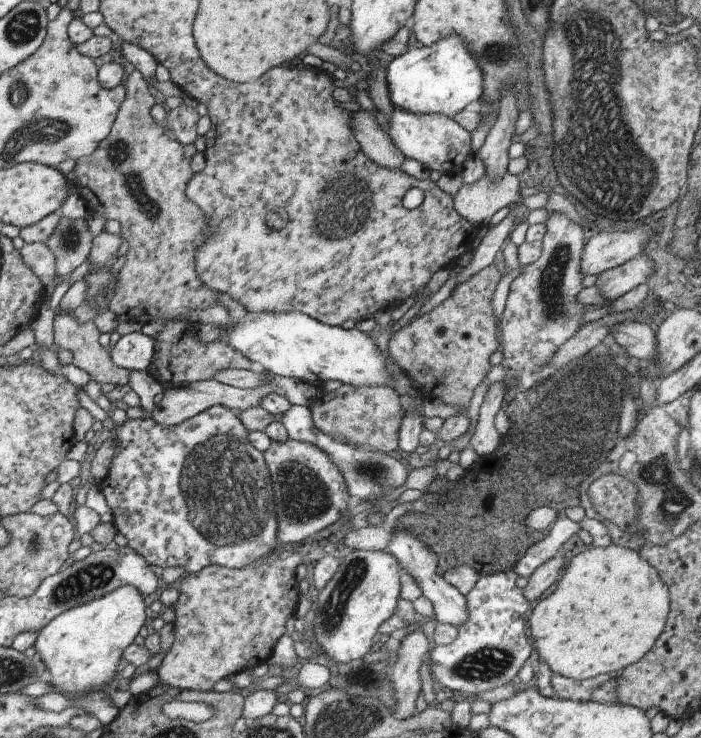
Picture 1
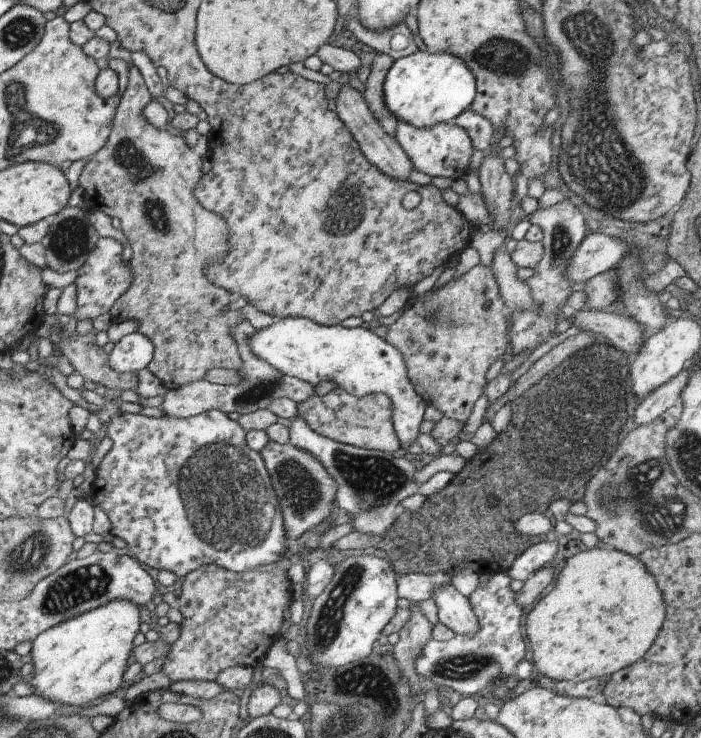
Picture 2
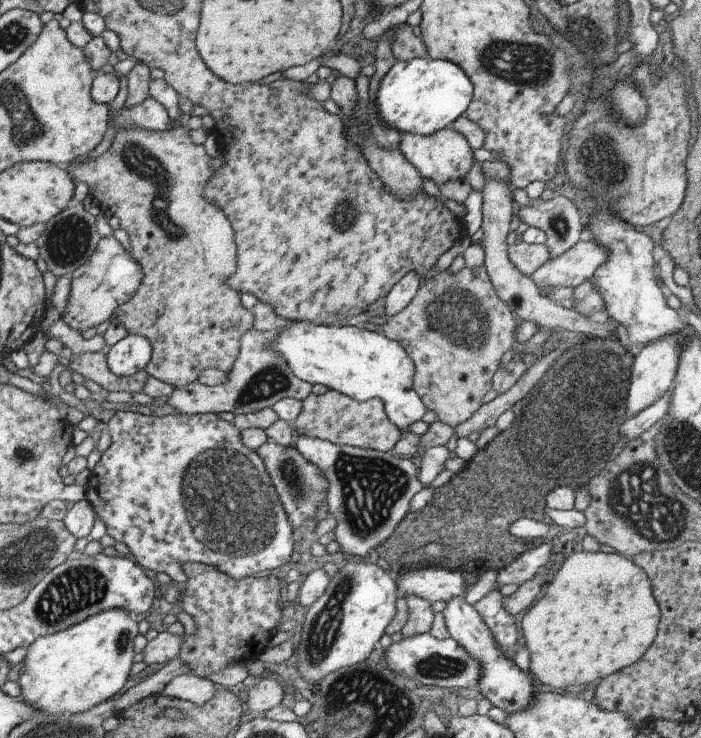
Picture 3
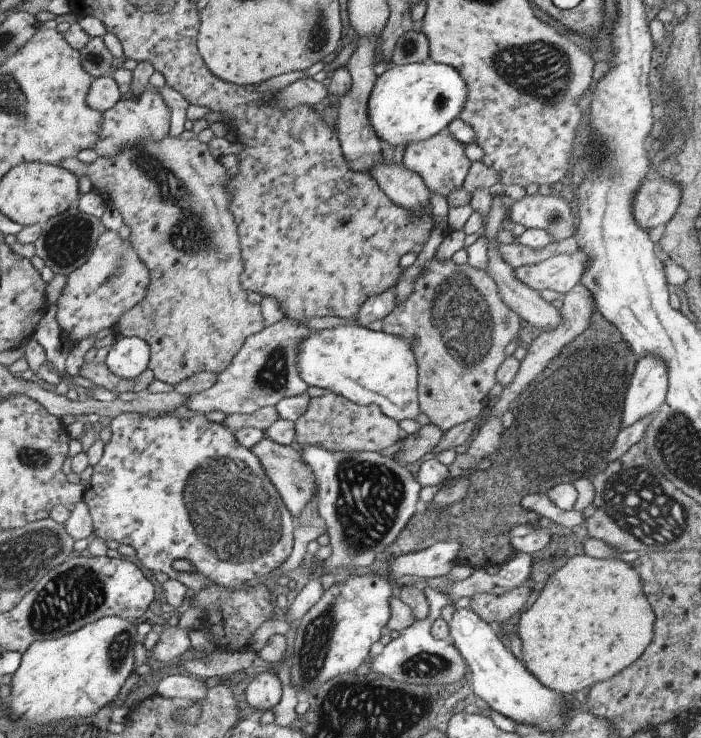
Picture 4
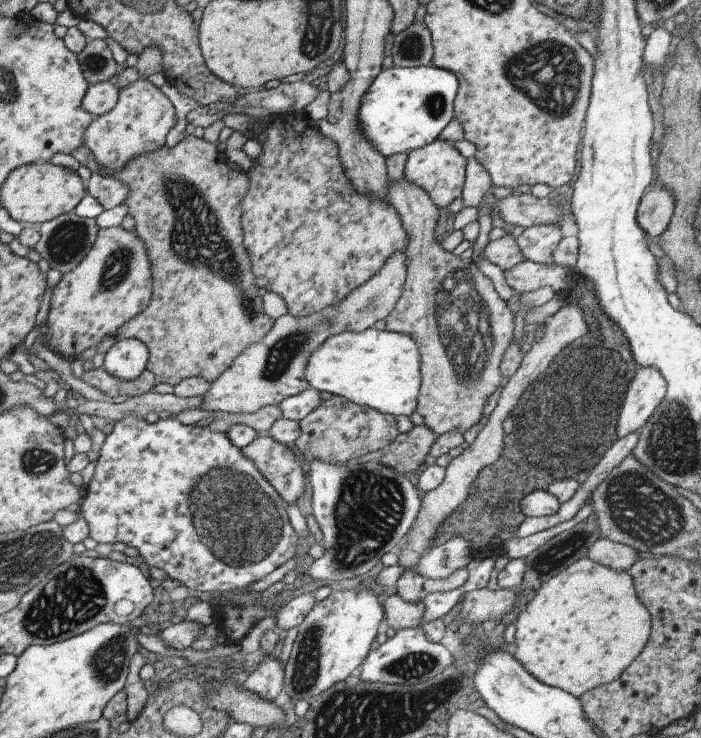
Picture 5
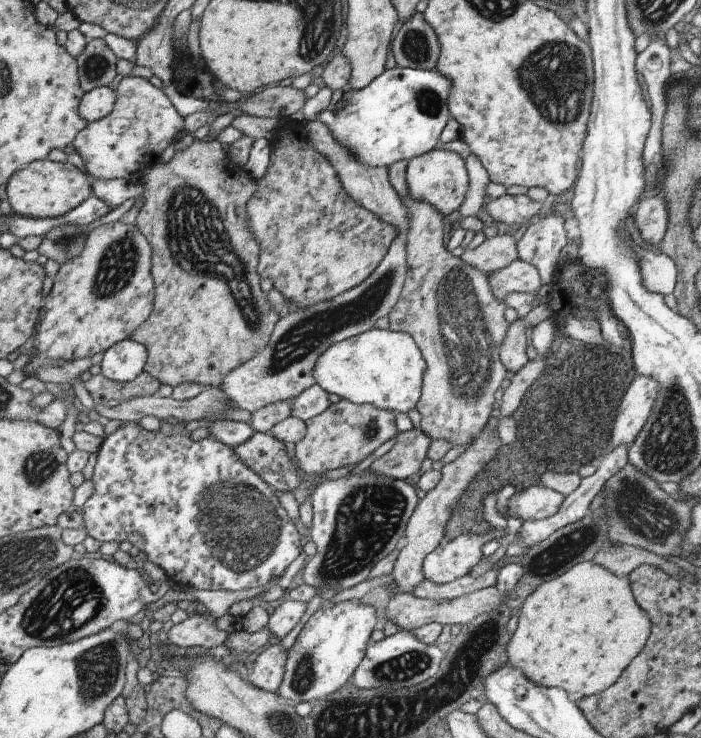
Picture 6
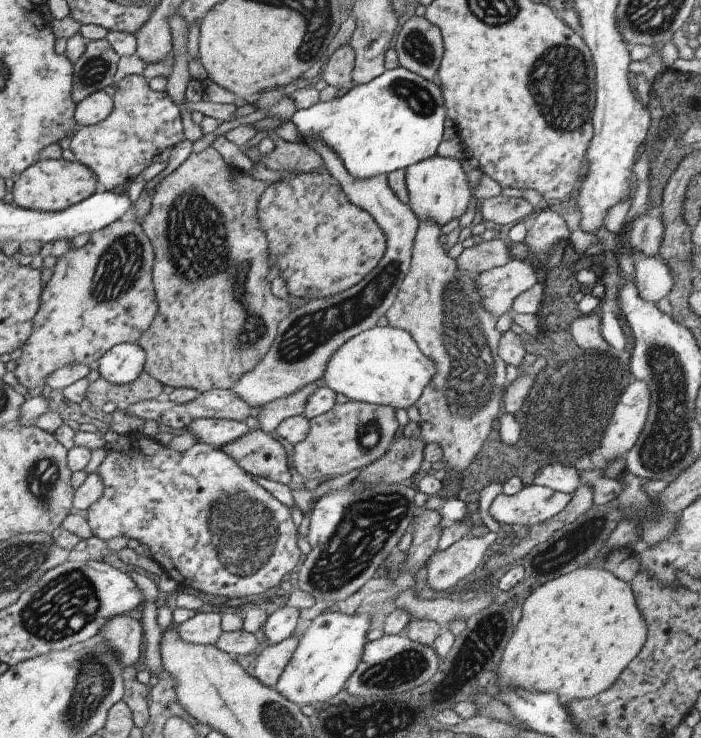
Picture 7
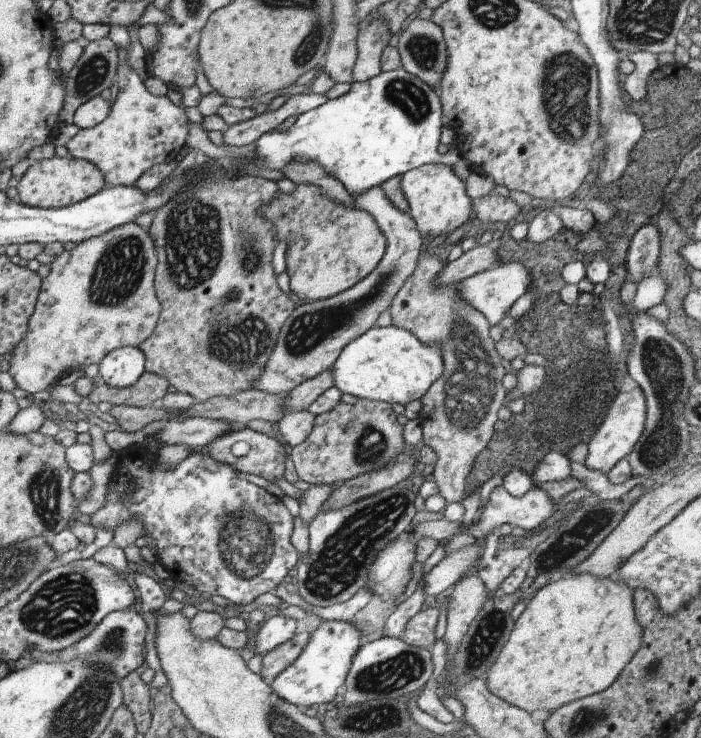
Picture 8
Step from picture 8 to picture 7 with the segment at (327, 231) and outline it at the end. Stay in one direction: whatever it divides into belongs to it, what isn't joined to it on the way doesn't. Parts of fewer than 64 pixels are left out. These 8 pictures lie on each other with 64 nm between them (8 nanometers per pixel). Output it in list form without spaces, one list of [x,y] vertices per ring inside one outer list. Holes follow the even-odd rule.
[[[326,166],[311,174],[286,173],[279,183],[269,184],[255,206],[259,228],[267,238],[267,262],[277,268],[287,294],[303,300],[323,299],[357,284],[379,264],[386,248],[385,234],[365,210],[347,200],[338,182],[329,176]]]

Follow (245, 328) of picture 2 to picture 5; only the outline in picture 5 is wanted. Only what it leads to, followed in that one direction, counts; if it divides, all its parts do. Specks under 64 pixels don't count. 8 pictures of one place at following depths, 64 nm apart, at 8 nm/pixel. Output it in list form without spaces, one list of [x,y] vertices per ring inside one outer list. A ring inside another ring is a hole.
[[[395,252],[391,254],[385,261],[385,264],[377,270],[375,274],[367,282],[363,282],[361,286],[357,286],[355,290],[347,294],[345,298],[341,298],[341,302],[337,302],[337,306],[325,306],[323,310],[305,314],[305,316],[292,316],[287,313],[278,317],[273,321],[269,332],[263,336],[259,342],[253,342],[249,346],[245,346],[245,350],[233,360],[233,364],[229,366],[225,372],[221,372],[221,376],[217,380],[210,382],[209,389],[203,396],[203,402],[199,409],[209,411],[219,410],[224,413],[254,413],[261,407],[267,405],[278,405],[285,398],[295,396],[302,390],[309,387],[305,380],[305,364],[307,358],[311,356],[312,350],[322,342],[325,342],[329,336],[341,334],[341,332],[361,332],[369,329],[377,320],[383,320],[393,310],[394,304],[397,302],[403,288],[406,278],[406,265],[403,264],[404,252]]]

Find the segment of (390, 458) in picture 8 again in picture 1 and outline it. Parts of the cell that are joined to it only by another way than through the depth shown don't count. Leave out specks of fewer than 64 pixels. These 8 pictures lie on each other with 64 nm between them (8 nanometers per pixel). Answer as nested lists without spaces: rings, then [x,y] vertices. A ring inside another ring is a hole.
[[[340,385],[332,392],[320,392],[308,407],[314,428],[332,439],[355,447],[375,449],[383,453],[398,452],[399,422],[403,418],[405,404],[391,388],[351,388]]]

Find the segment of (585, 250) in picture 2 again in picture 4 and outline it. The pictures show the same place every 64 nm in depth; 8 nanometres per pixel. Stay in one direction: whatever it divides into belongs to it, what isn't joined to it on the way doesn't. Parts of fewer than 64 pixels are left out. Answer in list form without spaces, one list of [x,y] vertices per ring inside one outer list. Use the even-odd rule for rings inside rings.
[[[577,247],[577,252],[573,252],[571,256],[559,254],[537,264],[519,266],[513,270],[513,274],[519,282],[523,282],[535,292],[550,288],[565,294],[578,283],[587,264],[589,264],[589,256]]]

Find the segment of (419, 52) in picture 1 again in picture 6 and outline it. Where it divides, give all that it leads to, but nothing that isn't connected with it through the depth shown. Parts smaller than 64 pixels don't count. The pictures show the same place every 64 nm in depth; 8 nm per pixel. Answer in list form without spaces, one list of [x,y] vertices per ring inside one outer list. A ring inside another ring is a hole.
[[[394,67],[383,69],[362,89],[346,91],[344,98],[335,106],[318,112],[315,122],[321,122],[333,138],[335,144],[341,146],[341,150],[347,150],[349,158],[357,162],[357,166],[365,166],[366,169],[389,168],[397,161],[411,161],[425,152],[438,147],[439,134],[449,120],[447,108],[447,96],[451,92],[451,82],[445,76],[437,74],[435,70],[413,70],[407,67]]]

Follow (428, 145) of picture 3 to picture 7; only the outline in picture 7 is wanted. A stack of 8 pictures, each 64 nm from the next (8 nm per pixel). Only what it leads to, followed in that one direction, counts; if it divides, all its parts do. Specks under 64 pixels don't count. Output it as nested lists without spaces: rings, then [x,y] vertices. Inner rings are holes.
[[[437,155],[417,164],[407,166],[404,170],[405,188],[407,189],[408,206],[417,222],[429,220],[439,228],[454,218],[465,214],[471,200],[470,188],[461,163],[454,158],[441,158]]]

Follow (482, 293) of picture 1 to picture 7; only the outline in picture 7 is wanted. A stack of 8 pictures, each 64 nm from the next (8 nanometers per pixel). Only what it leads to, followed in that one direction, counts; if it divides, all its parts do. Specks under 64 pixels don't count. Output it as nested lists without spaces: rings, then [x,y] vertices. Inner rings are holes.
[[[429,220],[418,222],[417,232],[413,238],[409,272],[401,282],[394,303],[384,314],[388,326],[408,332],[421,354],[435,364],[433,378],[425,385],[414,404],[420,414],[416,435],[424,445],[434,444],[441,448],[441,461],[445,463],[445,467],[436,473],[439,482],[443,482],[443,478],[449,478],[449,474],[453,474],[445,486],[440,485],[440,491],[445,494],[446,500],[456,498],[462,472],[474,465],[474,459],[481,454],[481,447],[491,430],[491,424],[501,413],[499,401],[507,385],[506,364],[499,358],[497,350],[498,340],[502,334],[495,326],[497,324],[495,316],[481,306],[479,286],[475,282],[478,274],[461,272],[455,266],[455,262],[456,259],[449,258],[441,248],[439,226]]]

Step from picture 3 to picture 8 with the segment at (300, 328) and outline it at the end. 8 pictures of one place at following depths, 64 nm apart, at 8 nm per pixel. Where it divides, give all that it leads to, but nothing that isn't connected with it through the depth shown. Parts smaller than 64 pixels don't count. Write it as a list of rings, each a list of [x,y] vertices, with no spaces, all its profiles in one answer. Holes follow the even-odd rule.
[[[394,325],[373,326],[366,330],[341,350],[341,354],[331,366],[333,386],[341,394],[401,406],[420,399],[429,386],[437,378],[441,378],[441,374],[443,374],[441,346],[437,346],[436,343],[419,342],[409,330]]]

